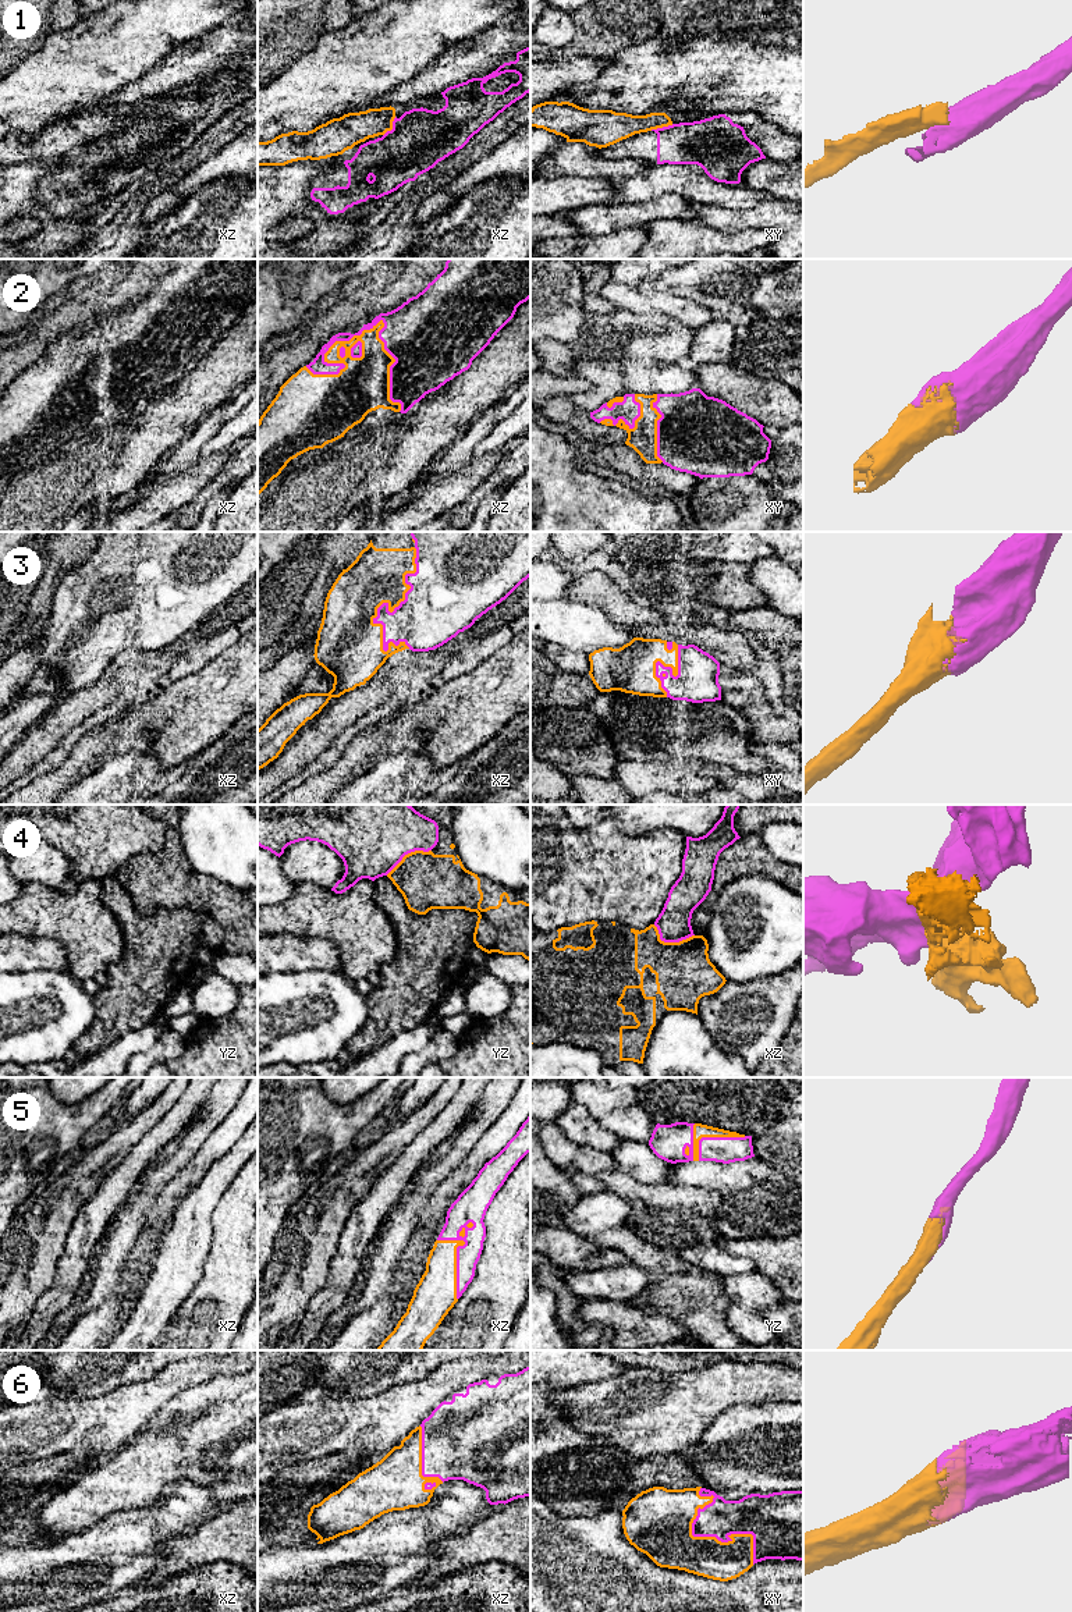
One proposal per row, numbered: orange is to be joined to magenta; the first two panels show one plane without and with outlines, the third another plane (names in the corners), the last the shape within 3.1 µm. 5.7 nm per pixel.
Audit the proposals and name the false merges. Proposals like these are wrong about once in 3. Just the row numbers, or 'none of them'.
1, 4

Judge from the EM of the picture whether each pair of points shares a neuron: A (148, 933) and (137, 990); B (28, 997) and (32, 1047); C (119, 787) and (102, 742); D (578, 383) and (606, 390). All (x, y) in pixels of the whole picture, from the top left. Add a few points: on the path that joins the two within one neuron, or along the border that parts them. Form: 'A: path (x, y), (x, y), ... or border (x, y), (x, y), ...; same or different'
A: path (148, 947), (146, 976); same
B: path (28, 1009), (28, 1029), (32, 1034); same
C: border (134, 748), (106, 760), (82, 780); different
D: border (577, 375), (590, 386); different

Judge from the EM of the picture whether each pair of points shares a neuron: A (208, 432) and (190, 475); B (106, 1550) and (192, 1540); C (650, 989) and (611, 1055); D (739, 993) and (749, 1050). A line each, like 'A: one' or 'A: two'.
A: one
B: two
C: one
D: one

